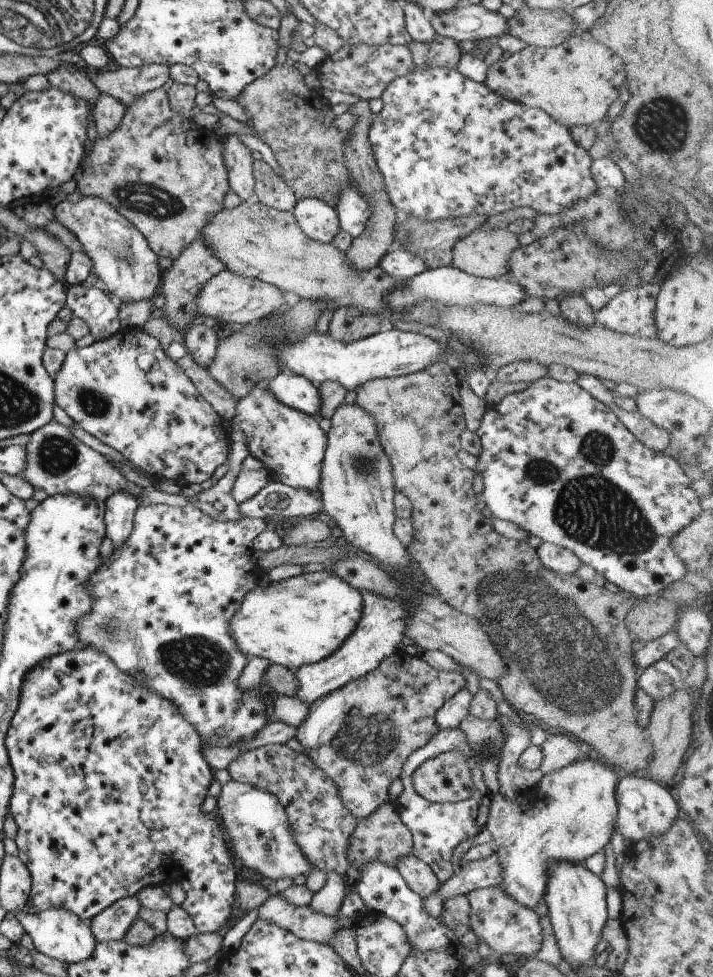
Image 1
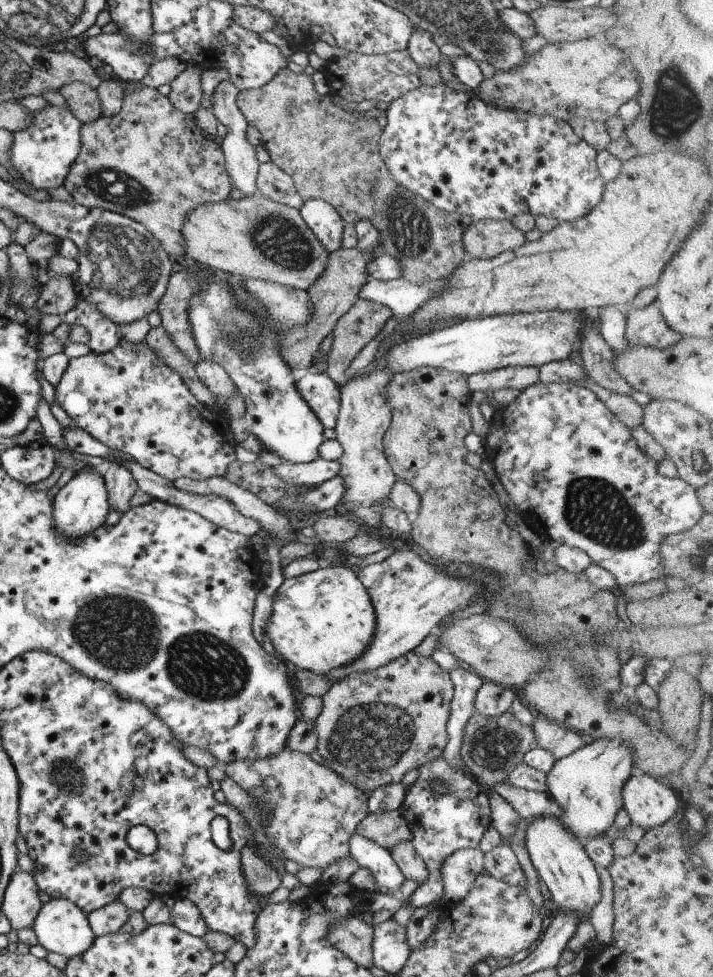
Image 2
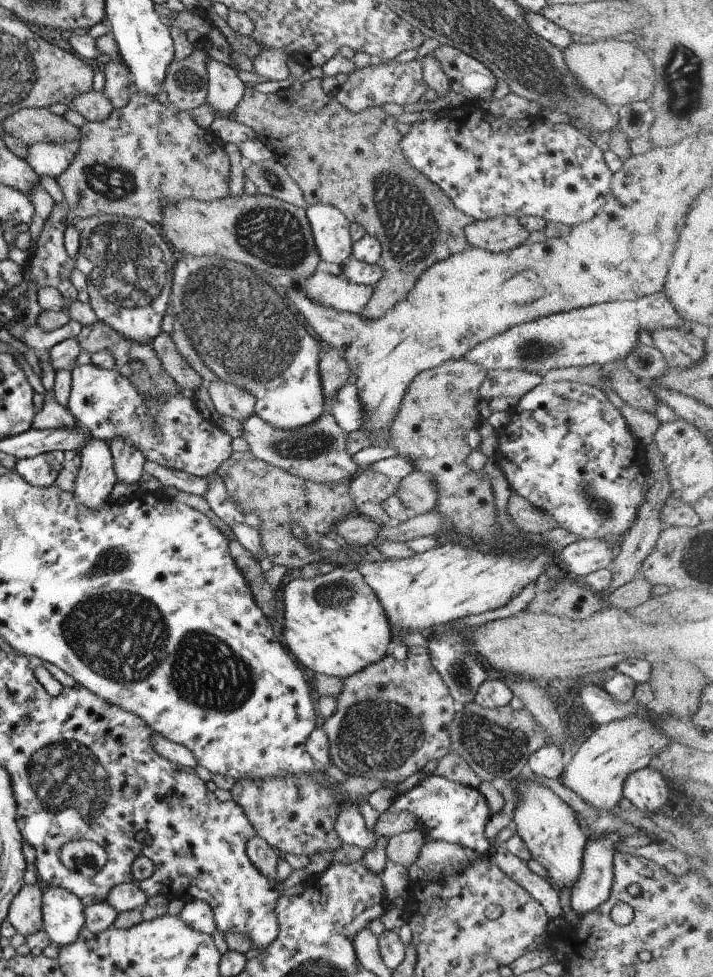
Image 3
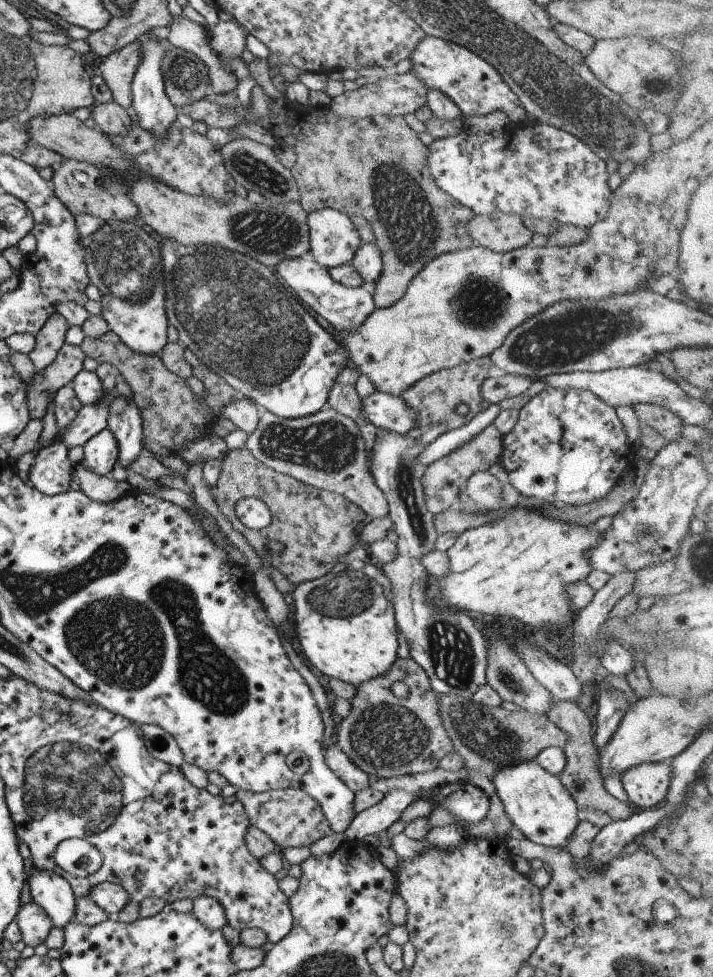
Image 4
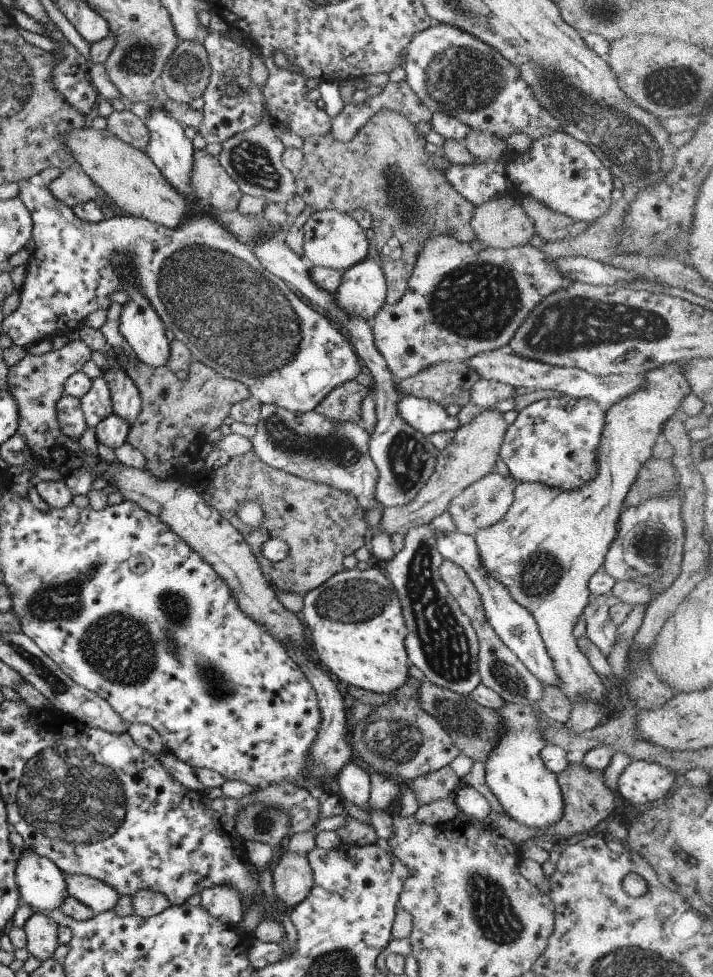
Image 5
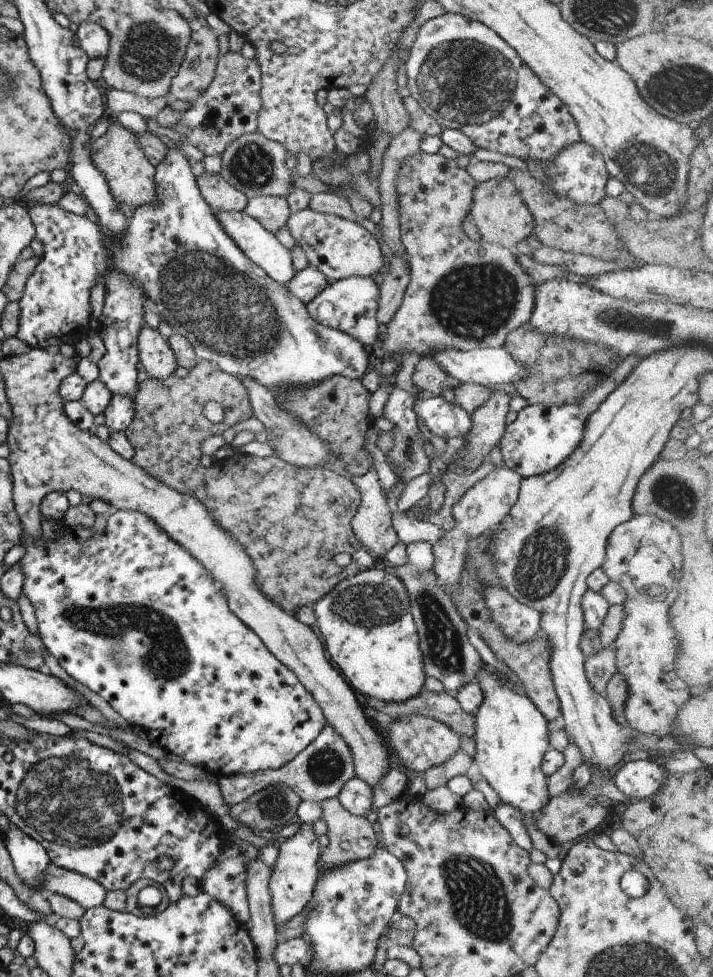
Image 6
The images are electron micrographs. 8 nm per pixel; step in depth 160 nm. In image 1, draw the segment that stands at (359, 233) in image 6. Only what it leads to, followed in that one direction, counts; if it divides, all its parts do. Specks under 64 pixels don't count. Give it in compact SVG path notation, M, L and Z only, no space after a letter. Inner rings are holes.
M318 198L299 199L291 212L305 236L314 241L331 243L340 229L335 209Z

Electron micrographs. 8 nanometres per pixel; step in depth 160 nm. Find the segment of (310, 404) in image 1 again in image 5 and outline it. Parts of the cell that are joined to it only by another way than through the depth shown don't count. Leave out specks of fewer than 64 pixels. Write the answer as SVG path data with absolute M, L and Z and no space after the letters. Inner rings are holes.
M406 395L399 399L396 407L403 422L426 437L435 432L454 432L459 428L457 417L447 415L445 408L435 401Z

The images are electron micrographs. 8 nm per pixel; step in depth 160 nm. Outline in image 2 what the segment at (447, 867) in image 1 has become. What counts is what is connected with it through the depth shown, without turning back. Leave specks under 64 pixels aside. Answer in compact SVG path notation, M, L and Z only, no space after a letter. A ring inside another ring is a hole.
M440 756L430 763L424 764L419 768L407 771L401 780L407 786L403 802L398 808L405 822L408 824L409 830L412 832L412 845L415 852L423 859L424 865L428 870L428 877L422 884L414 888L414 891L406 898L401 899L397 896L389 896L381 893L369 893L361 896L362 904L361 912L370 909L371 912L381 910L381 908L394 913L401 906L407 906L412 912L419 907L427 907L435 904L437 900L442 899L442 882L440 879L440 864L446 856L449 856L457 849L475 848L483 832L490 825L490 804L488 801L488 793L477 781L469 779L462 771L455 771ZM434 783L444 783L442 791L434 789Z

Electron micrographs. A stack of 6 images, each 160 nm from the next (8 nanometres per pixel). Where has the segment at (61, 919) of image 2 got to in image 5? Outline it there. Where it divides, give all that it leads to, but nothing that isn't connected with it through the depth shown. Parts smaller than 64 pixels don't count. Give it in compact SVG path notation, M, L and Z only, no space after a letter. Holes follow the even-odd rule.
M29 850L17 851L15 882L20 902L33 910L58 909L68 896L64 874L51 860Z

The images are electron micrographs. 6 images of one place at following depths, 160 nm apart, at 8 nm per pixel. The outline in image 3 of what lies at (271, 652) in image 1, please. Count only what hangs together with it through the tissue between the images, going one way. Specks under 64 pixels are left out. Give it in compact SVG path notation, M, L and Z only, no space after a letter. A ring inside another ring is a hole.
M335 566L329 574L301 579L290 575L283 584L283 646L297 659L302 670L312 674L326 675L345 679L360 672L367 664L374 664L389 654L392 647L391 631L385 614L373 594L373 590L364 582L361 574L354 568Z

